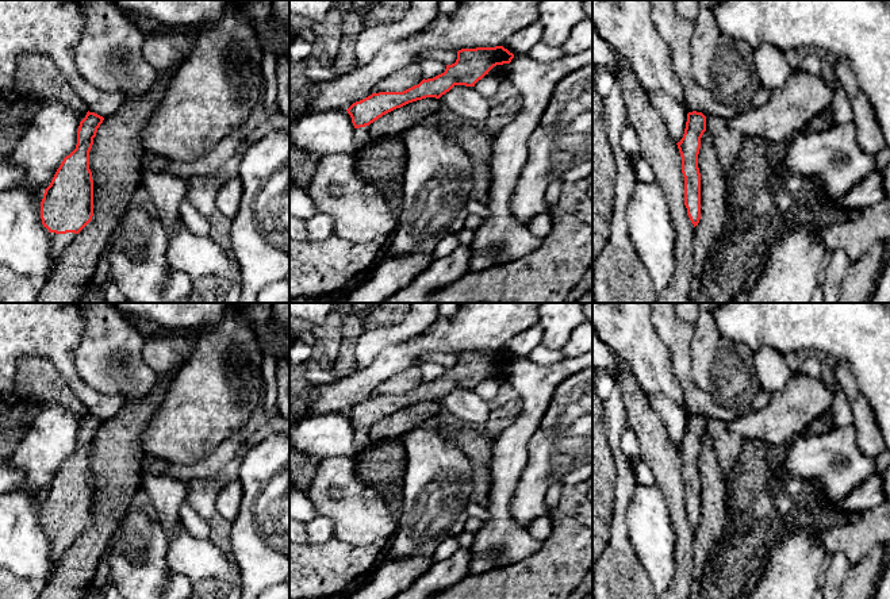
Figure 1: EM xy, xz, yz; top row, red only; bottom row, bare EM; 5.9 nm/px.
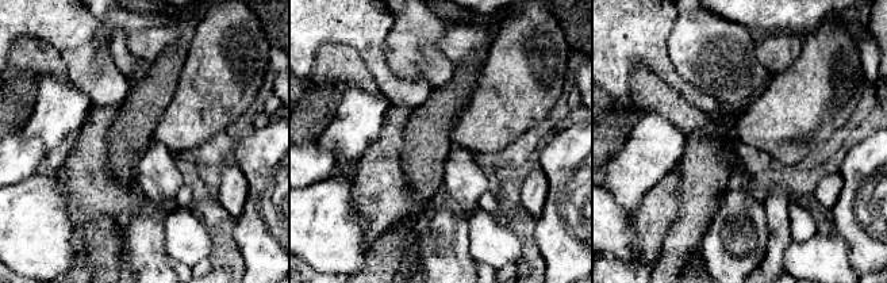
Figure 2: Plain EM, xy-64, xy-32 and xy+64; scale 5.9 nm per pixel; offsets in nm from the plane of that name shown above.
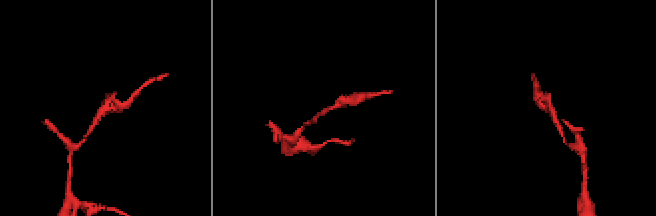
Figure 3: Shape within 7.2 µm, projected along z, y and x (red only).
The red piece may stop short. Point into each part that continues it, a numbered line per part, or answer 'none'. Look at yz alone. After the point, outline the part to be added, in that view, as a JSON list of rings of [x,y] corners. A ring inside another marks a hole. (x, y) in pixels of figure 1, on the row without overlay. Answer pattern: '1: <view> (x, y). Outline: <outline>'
none

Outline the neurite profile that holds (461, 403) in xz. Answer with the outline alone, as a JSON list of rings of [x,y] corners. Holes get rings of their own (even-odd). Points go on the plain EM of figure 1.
[[[454,388],[440,402],[446,412],[469,423],[486,422],[491,414],[488,403],[473,389]]]

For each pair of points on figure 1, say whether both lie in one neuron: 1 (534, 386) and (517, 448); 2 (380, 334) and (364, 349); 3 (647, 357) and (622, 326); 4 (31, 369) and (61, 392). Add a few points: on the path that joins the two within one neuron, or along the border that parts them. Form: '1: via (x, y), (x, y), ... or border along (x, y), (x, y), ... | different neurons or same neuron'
1: via (534, 400), (528, 421), (518, 433) | same neuron
2: via (376, 338), (368, 345) | same neuron
3: via (643, 349), (629, 334) | same neuron
4: via (38, 376), (54, 391) | same neuron

